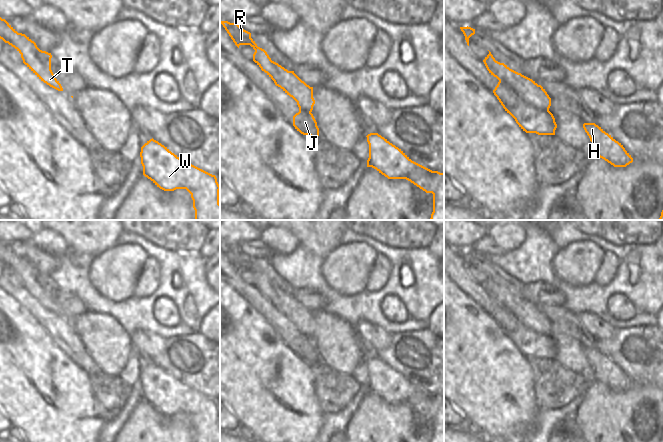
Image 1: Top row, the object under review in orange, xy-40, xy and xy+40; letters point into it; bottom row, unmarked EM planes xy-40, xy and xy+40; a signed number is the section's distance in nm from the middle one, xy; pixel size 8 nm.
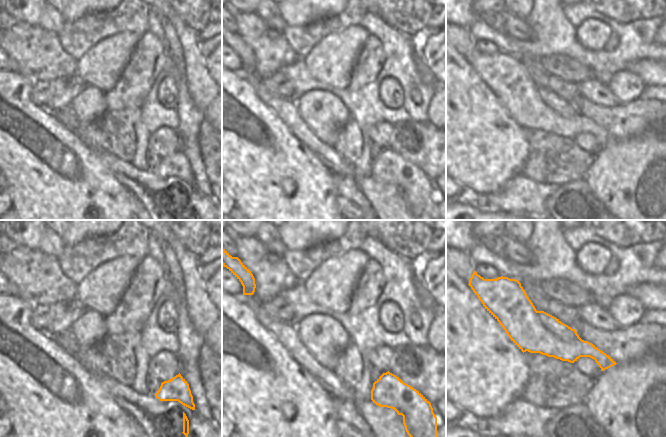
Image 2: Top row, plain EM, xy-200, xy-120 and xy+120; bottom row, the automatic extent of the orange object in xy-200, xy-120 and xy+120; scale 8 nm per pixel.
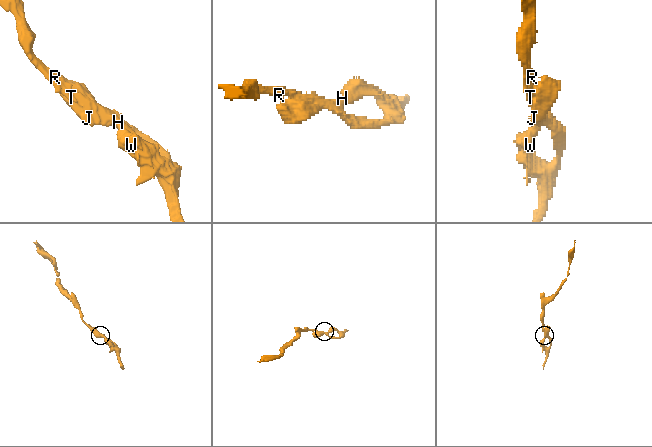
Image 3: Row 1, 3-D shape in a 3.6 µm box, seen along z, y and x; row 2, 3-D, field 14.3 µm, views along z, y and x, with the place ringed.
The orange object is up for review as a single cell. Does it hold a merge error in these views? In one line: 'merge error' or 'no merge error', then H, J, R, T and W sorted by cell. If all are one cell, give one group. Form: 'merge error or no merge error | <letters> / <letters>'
no merge error | H J R T W

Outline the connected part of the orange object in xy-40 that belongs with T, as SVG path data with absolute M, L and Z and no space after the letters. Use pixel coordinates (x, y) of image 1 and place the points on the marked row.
M0 17L0 39L2 39L5 43L8 43L12 47L14 47L20 54L23 60L23 63L44 83L49 85L50 87L63 91L63 88L59 81L55 78L52 70L51 70L51 53L40 50L36 43L32 41L25 34L18 33L5 19Z

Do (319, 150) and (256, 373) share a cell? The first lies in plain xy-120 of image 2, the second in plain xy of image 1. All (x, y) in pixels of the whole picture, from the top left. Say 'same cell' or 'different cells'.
different cells

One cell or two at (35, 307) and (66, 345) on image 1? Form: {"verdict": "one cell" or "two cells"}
{"verdict": "one cell"}

